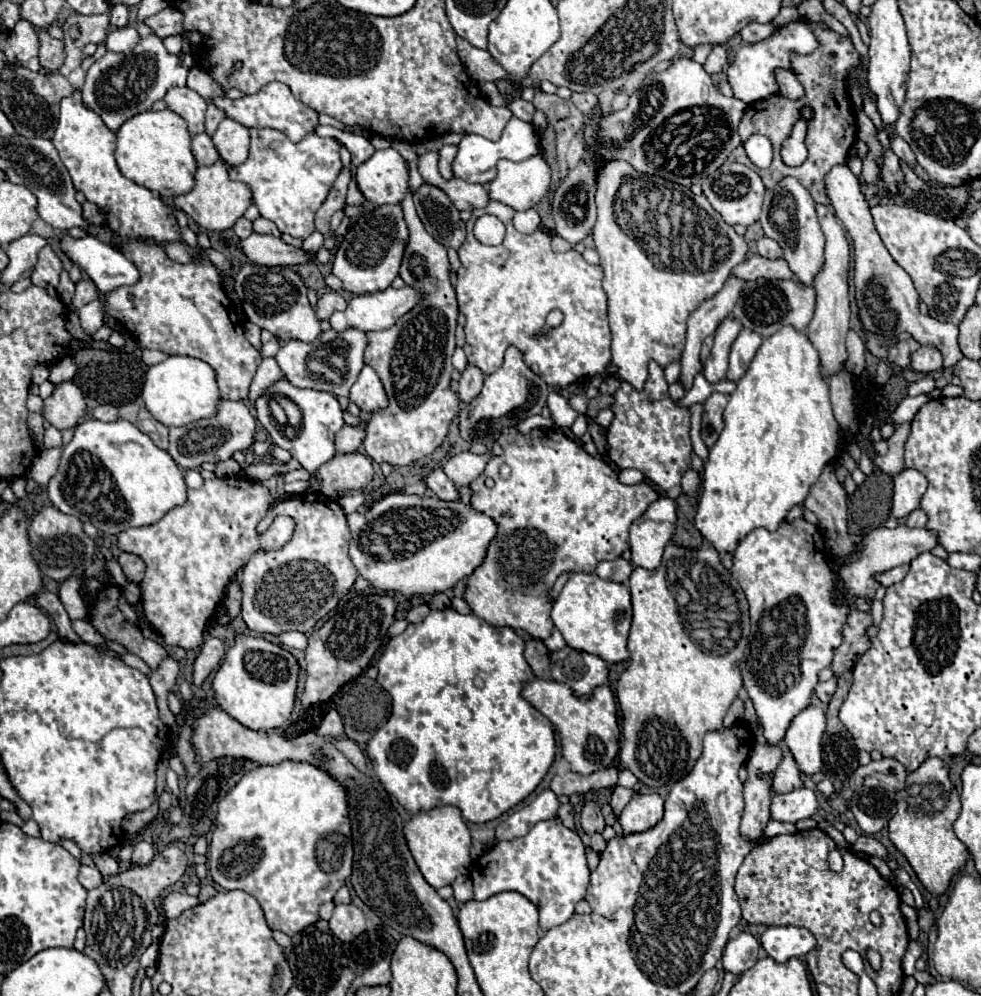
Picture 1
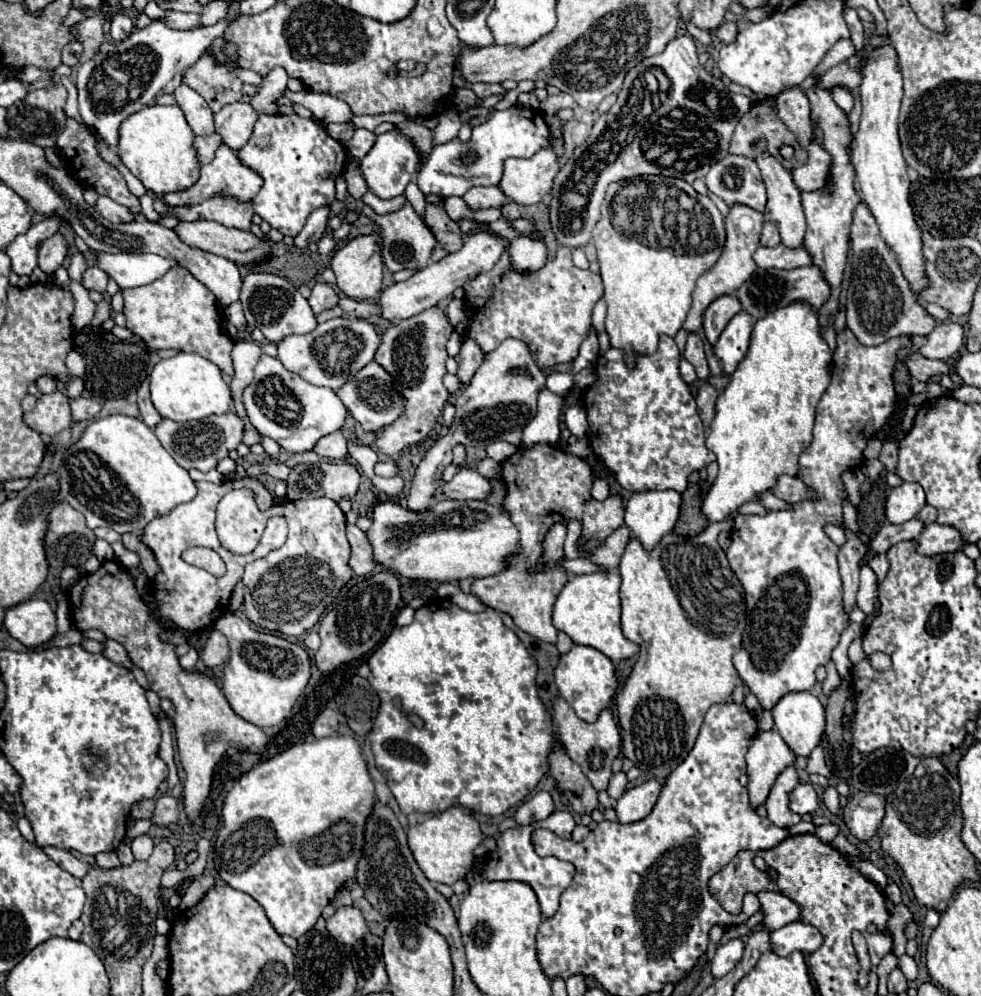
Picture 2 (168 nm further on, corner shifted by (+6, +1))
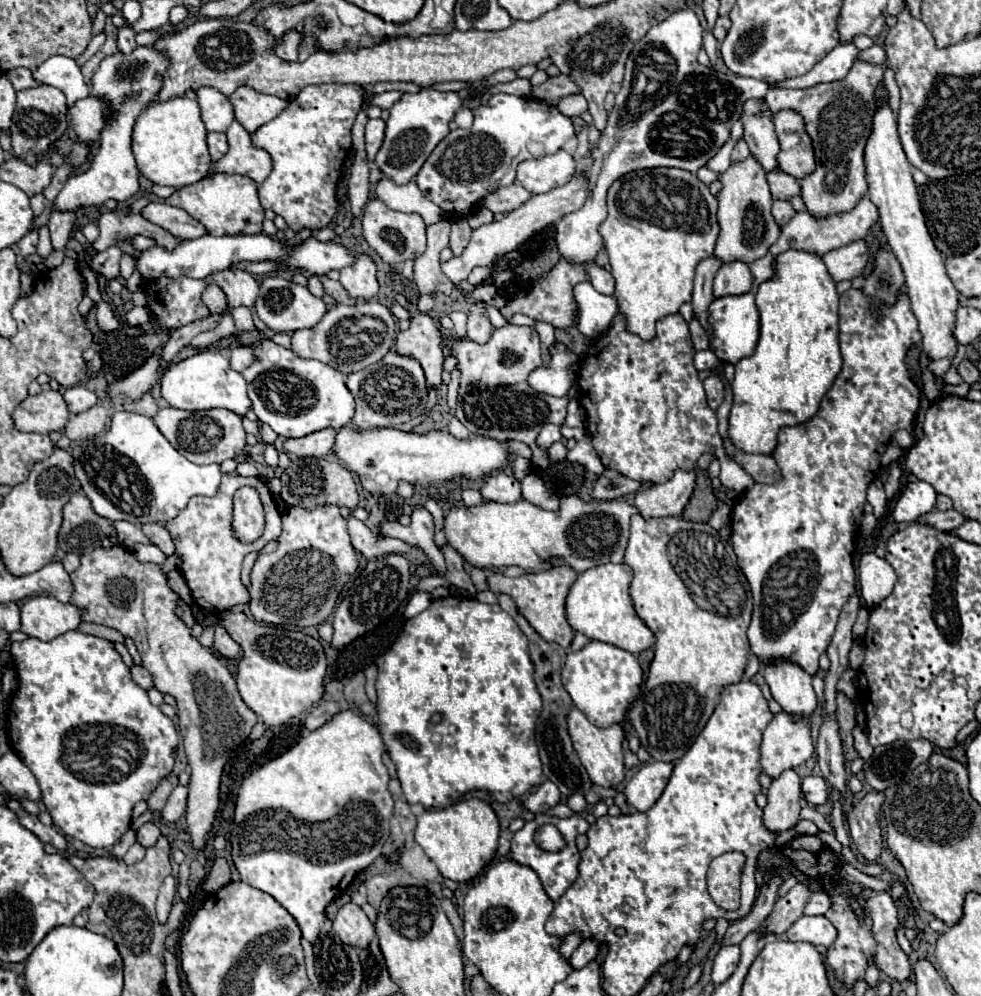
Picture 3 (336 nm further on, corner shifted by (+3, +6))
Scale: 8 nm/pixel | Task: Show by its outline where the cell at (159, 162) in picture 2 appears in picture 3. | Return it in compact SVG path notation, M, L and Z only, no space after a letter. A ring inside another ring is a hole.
M172 98L168 102L150 104L134 124L132 150L138 170L154 184L182 188L206 178L212 160L198 102L192 98Z

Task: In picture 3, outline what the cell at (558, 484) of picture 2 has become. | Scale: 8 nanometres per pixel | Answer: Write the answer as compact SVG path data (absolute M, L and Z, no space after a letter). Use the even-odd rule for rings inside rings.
M538 572L538 574L524 574L520 578L506 578L502 574L490 574L488 576L488 586L492 592L500 594L506 592L514 598L514 602L518 604L518 610L522 612L522 616L530 622L530 626L546 640L546 642L556 642L562 648L570 648L572 638L574 638L574 630L566 620L566 596L570 586L576 580L576 572Z

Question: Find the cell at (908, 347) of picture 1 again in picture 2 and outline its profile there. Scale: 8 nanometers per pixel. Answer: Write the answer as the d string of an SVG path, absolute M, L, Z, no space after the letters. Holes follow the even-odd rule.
M909 353L905 357L905 365L909 367L911 375L917 377L919 381L929 381L935 375L947 375L949 373L949 365L945 361L931 361L921 357L919 353Z

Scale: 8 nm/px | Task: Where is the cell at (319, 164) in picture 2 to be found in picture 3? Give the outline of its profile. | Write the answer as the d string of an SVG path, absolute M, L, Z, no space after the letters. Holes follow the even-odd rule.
M360 84L306 86L296 98L288 102L288 106L274 120L266 122L254 132L252 136L254 146L264 148L274 162L272 174L258 186L260 204L264 210L270 208L278 216L282 216L294 232L300 232L304 228L320 230L328 226L334 214L338 212L334 190L336 190L336 182L340 180L340 168L348 158L352 146L352 124L356 120L356 114L360 112L362 102L364 102L364 90Z

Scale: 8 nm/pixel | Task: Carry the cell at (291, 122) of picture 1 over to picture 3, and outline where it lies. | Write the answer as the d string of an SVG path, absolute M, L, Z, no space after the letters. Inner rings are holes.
M298 30L286 32L282 36L278 48L276 48L278 56L284 58L284 60L298 60L298 46L300 46L300 42L302 42L302 32L298 32Z

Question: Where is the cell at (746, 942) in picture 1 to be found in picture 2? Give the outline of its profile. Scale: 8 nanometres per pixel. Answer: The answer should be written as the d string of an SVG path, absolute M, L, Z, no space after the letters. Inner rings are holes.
M729 939L727 943L719 945L717 947L717 953L715 953L713 961L711 961L711 973L713 973L713 977L715 979L717 977L723 977L731 969L735 969L735 965L743 957L743 949L745 949L745 945L743 945L741 939Z

